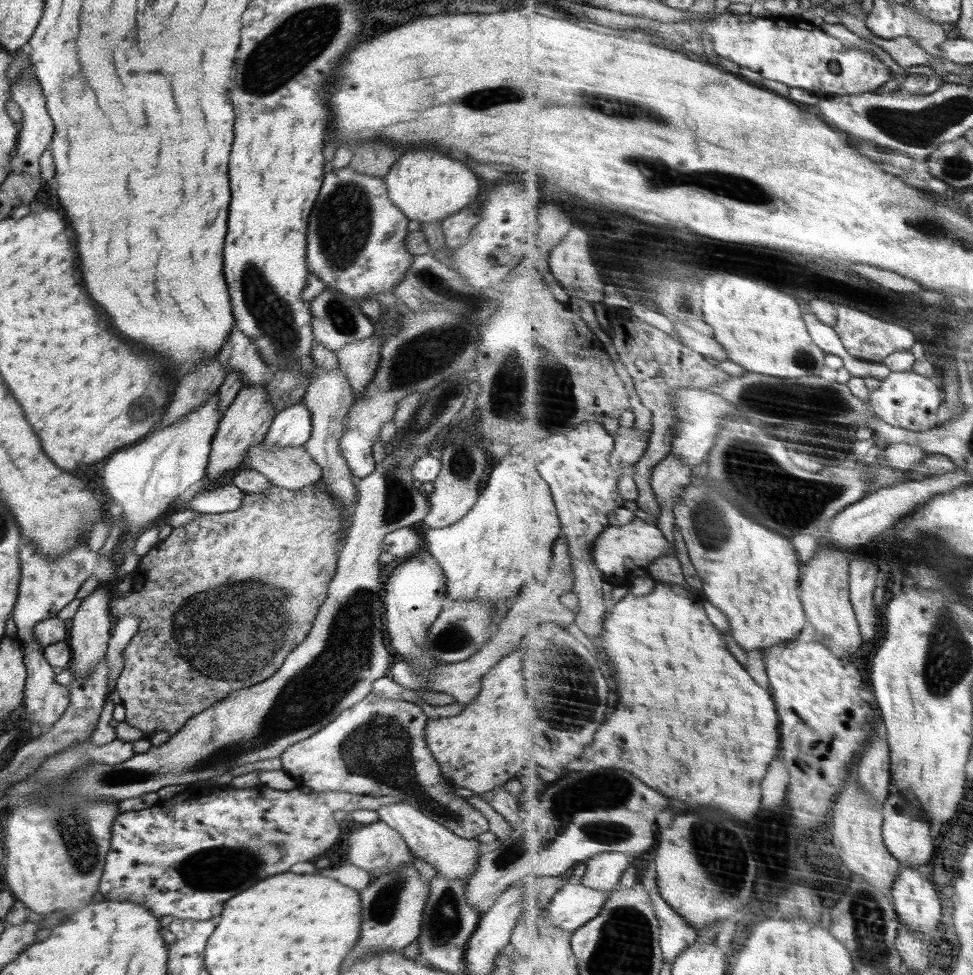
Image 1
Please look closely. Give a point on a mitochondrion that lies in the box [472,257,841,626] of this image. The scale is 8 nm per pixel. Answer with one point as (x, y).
(711, 529)

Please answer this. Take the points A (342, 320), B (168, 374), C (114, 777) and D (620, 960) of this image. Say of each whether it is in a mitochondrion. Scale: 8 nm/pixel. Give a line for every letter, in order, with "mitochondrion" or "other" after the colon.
A: mitochondrion
B: other
C: mitochondrion
D: mitochondrion

